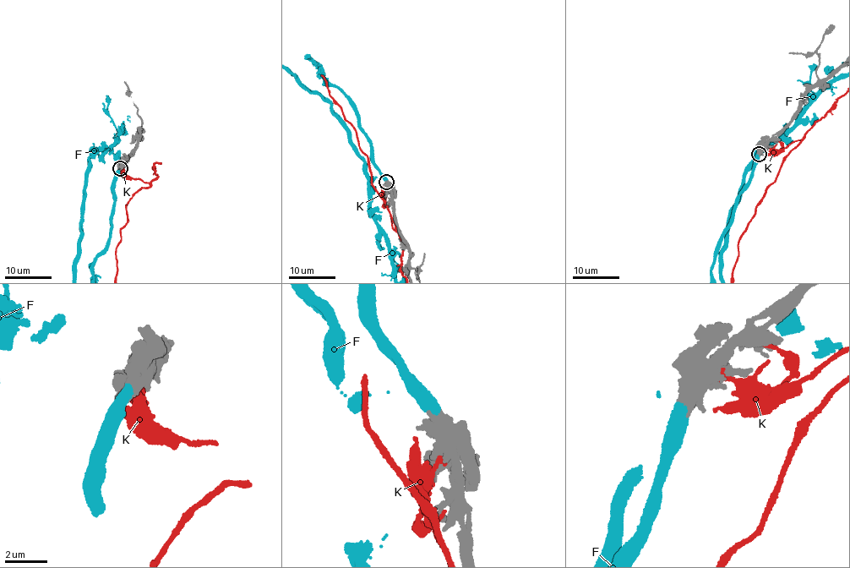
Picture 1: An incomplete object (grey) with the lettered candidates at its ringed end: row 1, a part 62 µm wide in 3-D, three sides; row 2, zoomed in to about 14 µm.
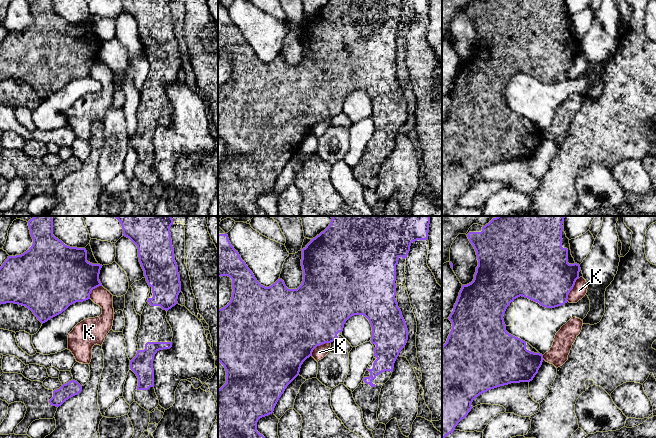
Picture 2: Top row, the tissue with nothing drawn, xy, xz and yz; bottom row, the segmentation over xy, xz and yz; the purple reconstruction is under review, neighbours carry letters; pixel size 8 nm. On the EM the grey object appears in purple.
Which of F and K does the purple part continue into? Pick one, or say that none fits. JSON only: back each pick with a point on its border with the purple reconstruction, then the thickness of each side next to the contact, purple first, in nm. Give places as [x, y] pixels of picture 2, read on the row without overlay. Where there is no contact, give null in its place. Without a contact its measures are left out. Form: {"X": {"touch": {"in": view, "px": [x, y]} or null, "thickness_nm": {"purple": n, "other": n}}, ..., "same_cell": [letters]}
{"F": {"touch": null}, "same_cell": ["F"]}

